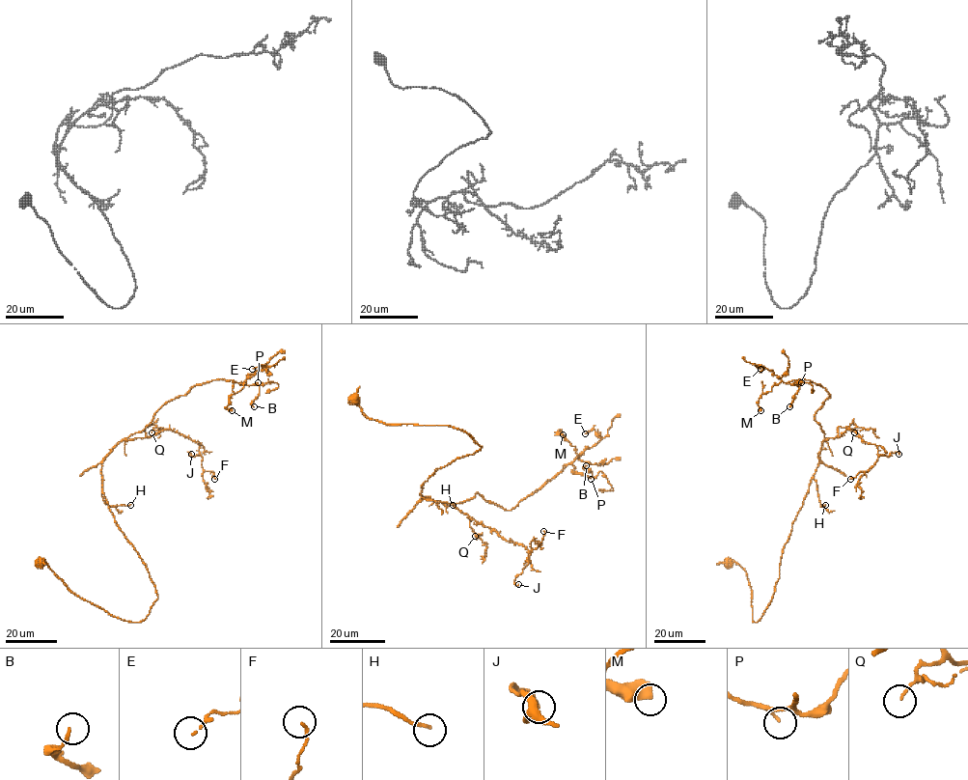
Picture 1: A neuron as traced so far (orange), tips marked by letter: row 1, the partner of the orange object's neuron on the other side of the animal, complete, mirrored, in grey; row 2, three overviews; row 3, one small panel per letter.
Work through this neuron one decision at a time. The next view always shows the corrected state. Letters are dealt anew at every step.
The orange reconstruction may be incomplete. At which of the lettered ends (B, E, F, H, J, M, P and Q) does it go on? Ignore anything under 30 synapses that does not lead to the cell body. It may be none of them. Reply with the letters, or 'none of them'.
none of them

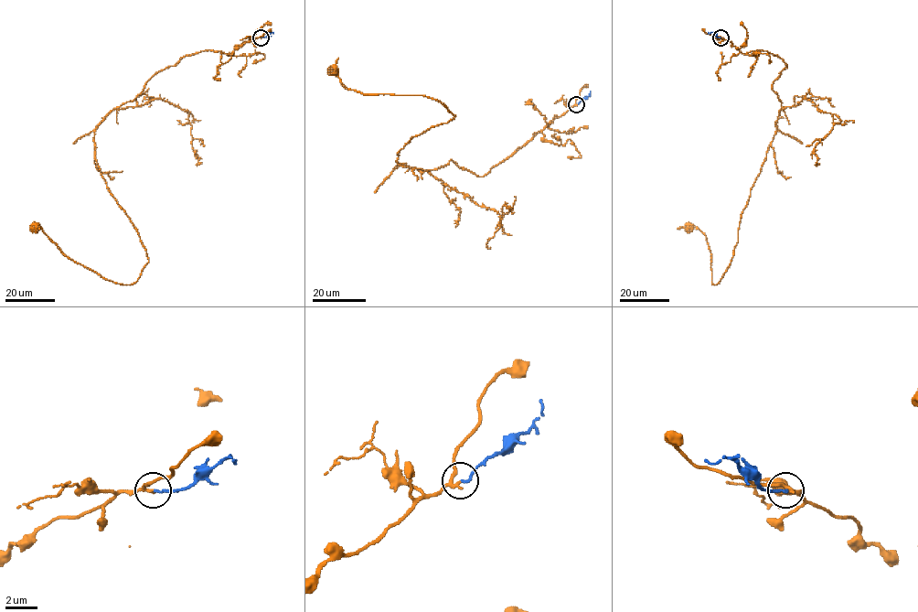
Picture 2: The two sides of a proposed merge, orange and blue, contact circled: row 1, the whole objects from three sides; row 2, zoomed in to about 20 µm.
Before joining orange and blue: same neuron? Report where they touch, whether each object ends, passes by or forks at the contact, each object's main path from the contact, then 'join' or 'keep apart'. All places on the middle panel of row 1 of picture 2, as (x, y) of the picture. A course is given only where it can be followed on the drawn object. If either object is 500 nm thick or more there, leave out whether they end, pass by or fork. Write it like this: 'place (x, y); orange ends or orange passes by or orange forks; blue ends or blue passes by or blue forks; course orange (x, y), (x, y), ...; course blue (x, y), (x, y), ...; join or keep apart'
place (576, 104); orange passes by; blue ends; course orange (576, 104), (483, 176), (451, 160), (418, 169), (397, 154), (455, 116), (420, 94), (346, 89), (333, 72); course blue (576, 104), (590, 91); join

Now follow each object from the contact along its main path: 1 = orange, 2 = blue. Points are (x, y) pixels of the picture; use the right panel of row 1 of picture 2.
1: (720, 37), (784, 61), (772, 89), (781, 109), (716, 284), (706, 236), (691, 227)
2: (720, 37), (709, 33)

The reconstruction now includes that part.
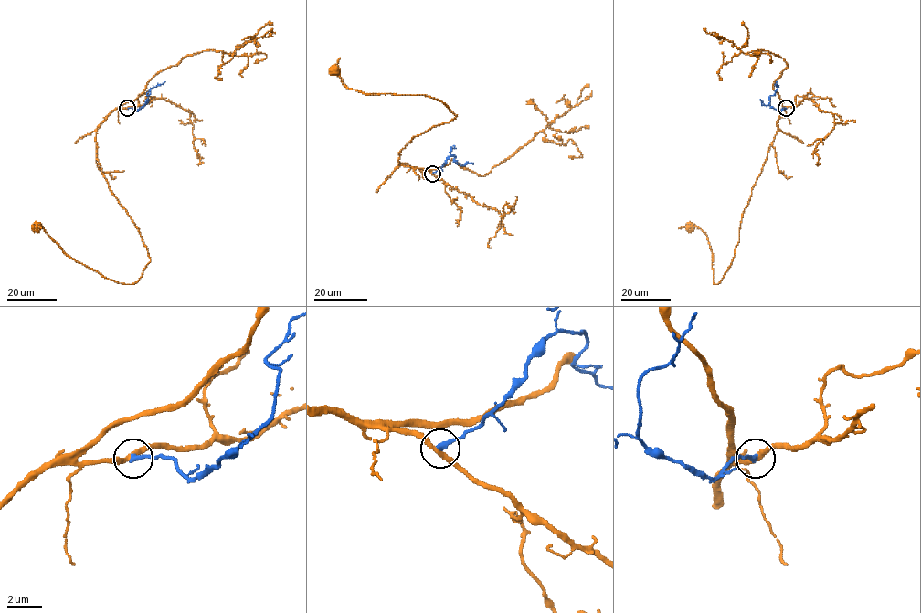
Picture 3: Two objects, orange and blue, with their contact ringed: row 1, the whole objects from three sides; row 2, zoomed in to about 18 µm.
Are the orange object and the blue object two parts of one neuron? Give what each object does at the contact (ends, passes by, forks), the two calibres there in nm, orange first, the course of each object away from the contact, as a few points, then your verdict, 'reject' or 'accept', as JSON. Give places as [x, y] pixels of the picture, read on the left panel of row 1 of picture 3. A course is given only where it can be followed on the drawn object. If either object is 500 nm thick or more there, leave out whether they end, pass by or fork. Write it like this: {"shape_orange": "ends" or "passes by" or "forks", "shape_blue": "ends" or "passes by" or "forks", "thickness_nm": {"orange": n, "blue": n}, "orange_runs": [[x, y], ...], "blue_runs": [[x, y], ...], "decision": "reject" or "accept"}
{"shape_orange": "passes by", "shape_blue": "ends", "thickness_nm": {"orange": 300, "blue": 320}, "orange_runs": [[127, 108], [100, 124], [96, 159], [147, 249], [141, 278], [106, 279], [37, 227]], "blue_runs": [[128, 108], [135, 110], [140, 109], [147, 102], [151, 88], [165, 81]], "decision": "reject"}

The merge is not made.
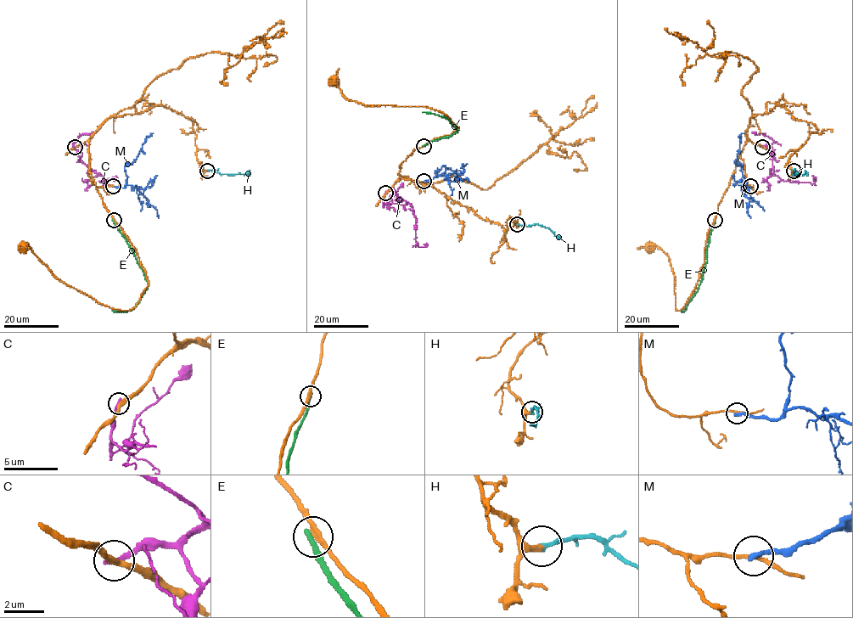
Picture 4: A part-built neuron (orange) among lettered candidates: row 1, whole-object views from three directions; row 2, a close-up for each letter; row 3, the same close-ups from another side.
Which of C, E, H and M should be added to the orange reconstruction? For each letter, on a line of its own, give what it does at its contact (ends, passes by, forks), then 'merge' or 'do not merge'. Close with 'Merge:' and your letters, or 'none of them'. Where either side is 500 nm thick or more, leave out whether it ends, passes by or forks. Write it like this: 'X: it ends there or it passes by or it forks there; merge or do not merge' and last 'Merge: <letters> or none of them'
C: it ends there; do not merge
E: it ends there; do not merge
H: it ends there; merge
M: it ends there; do not merge
Merge: H

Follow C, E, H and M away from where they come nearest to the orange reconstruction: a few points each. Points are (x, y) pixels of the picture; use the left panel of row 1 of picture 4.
C: (75, 147), (79, 159), (98, 173), (104, 183), (113, 177), (114, 181)
E: (114, 220), (132, 251), (148, 287), (132, 308), (112, 311)
H: (207, 171), (216, 170), (222, 174), (232, 175), (244, 174), (249, 171)
M: (113, 186), (125, 185), (125, 166), (132, 163), (144, 140), (153, 133)

